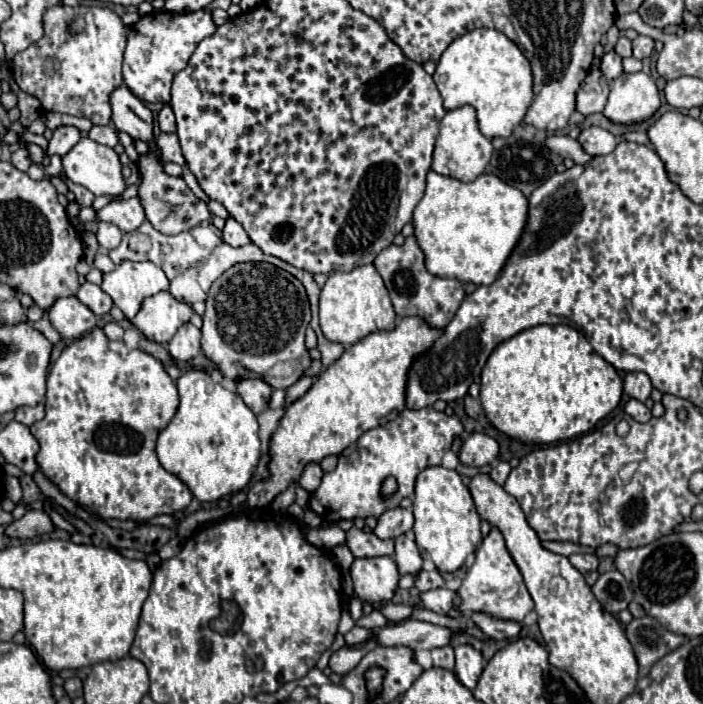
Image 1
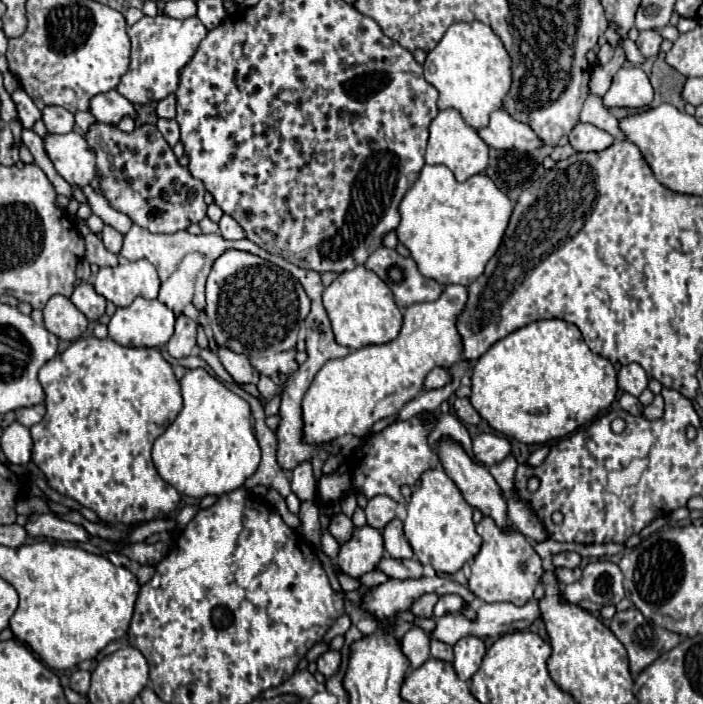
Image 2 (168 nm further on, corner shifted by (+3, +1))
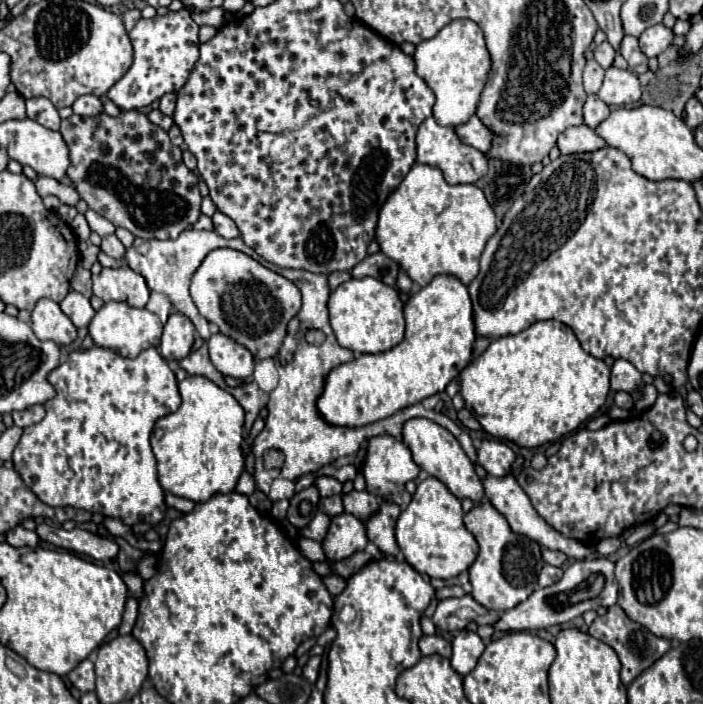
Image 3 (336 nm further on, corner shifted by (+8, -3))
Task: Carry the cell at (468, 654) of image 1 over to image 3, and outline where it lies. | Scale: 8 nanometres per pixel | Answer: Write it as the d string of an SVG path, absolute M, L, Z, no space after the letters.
M460 631L452 639L452 657L450 657L450 661L452 661L454 671L460 673L462 677L468 675L476 667L484 647L486 647L484 641L474 631Z

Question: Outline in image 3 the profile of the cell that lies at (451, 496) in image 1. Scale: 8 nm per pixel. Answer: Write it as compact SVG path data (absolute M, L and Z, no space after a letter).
M426 477L418 483L410 505L396 521L396 541L406 561L428 577L452 579L466 571L478 555L478 543L464 527L464 513L460 501L436 477Z

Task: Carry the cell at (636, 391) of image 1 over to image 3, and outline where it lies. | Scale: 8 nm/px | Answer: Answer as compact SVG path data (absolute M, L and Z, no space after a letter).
M618 359L612 365L612 375L610 375L610 385L612 391L626 391L632 393L634 389L638 389L642 385L642 373L624 359Z

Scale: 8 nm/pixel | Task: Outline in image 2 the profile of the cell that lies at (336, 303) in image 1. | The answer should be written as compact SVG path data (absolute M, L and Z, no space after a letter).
M363 265L341 273L329 287L323 291L323 305L331 319L335 341L349 349L361 349L365 345L383 345L393 341L403 323L403 313L395 305L391 289Z

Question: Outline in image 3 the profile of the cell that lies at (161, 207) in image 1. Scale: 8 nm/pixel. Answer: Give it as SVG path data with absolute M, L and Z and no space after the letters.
M122 111L118 117L108 117L106 113L98 117L72 115L62 119L60 133L70 149L72 165L68 169L68 177L74 181L74 189L90 209L106 217L116 227L124 227L134 237L142 239L174 239L198 221L202 201L198 193L198 177L182 163L180 147L174 147L168 133L150 123L144 113Z

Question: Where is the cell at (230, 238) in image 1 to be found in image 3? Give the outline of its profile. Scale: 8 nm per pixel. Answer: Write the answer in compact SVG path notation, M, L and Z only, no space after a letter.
M216 211L216 213L212 215L212 221L214 221L214 231L216 231L218 235L222 235L222 237L226 237L226 239L234 239L234 237L240 235L236 223L234 223L230 217L226 217L224 213Z

